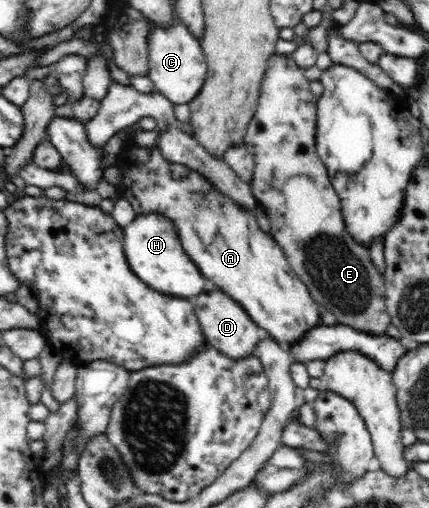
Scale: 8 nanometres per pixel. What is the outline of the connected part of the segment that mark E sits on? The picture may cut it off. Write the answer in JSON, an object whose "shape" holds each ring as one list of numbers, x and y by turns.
{"shape":[[291,54,272,56,261,84,256,110,244,137,244,143,255,164,251,191,258,200,259,207,265,209,269,218,270,235,283,249,287,262,308,288,320,309,332,312,337,322,342,325,374,336,382,336,386,334,386,328,391,323,384,299,385,281,370,260,369,248,362,247,346,232,340,197,328,177,326,165,316,152,317,97,309,88,310,81,306,78,304,69,297,65]]}

